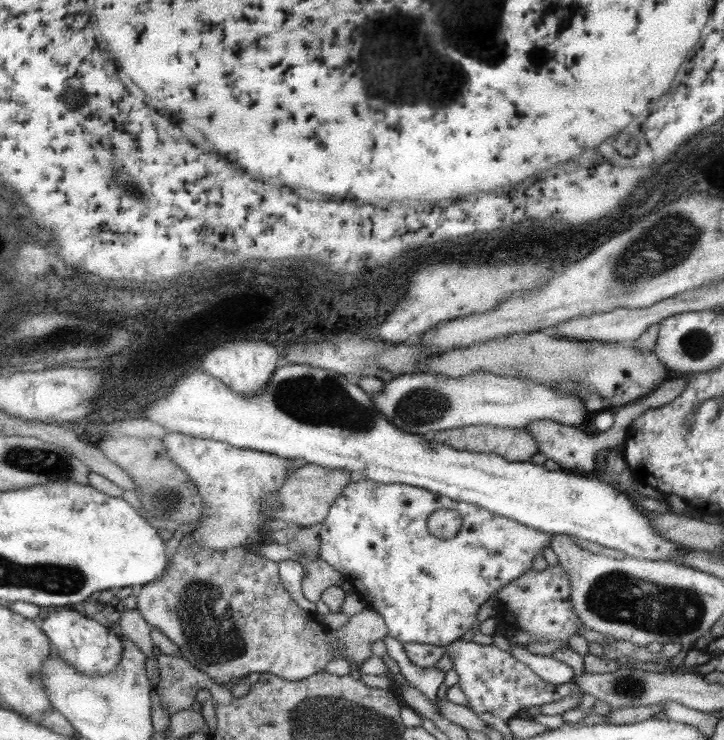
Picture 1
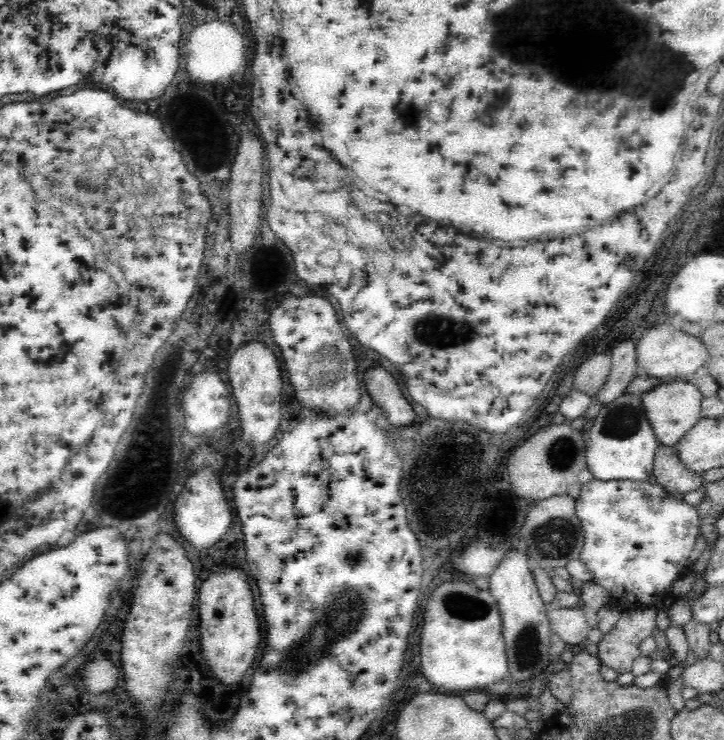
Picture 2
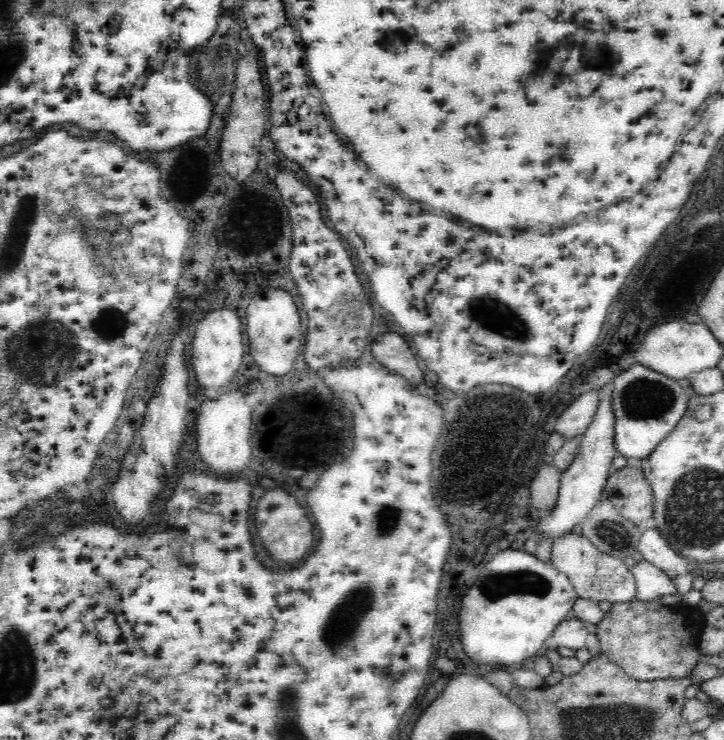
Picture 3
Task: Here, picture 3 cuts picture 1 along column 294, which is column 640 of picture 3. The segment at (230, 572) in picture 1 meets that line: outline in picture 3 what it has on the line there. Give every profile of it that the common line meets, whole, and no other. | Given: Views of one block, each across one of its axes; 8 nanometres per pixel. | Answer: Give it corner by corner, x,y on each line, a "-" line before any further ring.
660,599
613,603
597,624
600,652
634,680
684,678
698,664
698,637
706,627
702,611
683,604
664,605

